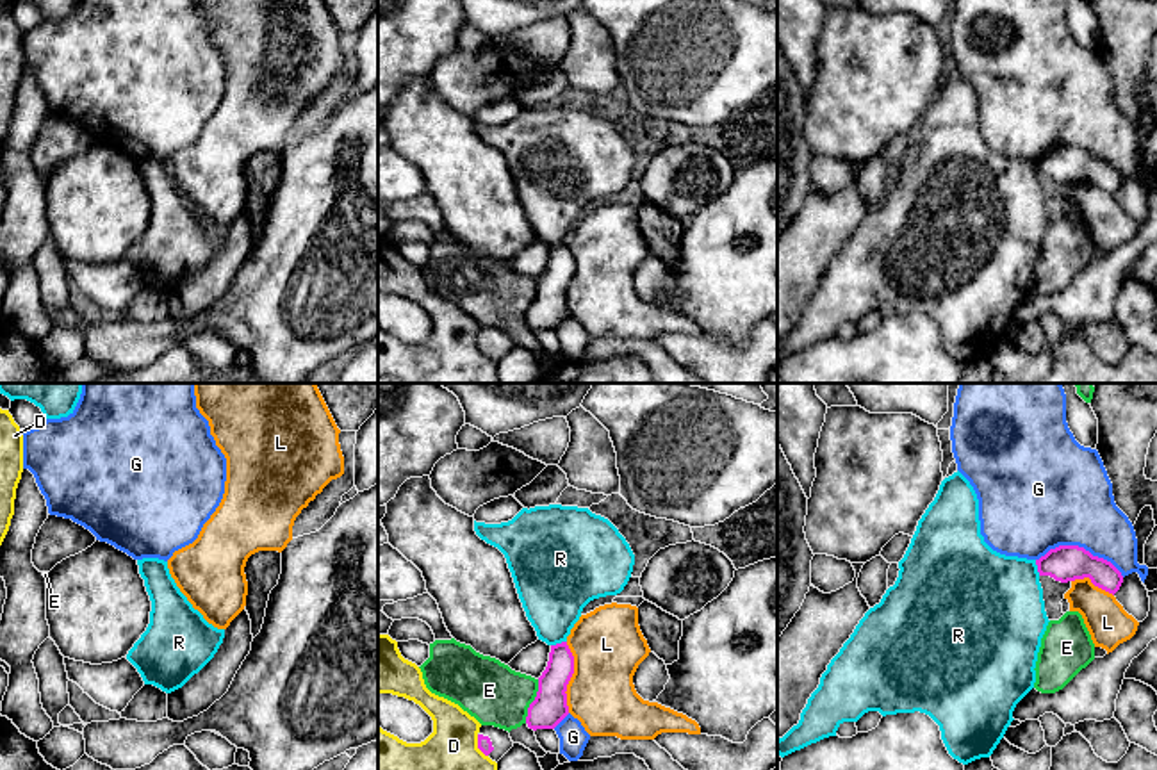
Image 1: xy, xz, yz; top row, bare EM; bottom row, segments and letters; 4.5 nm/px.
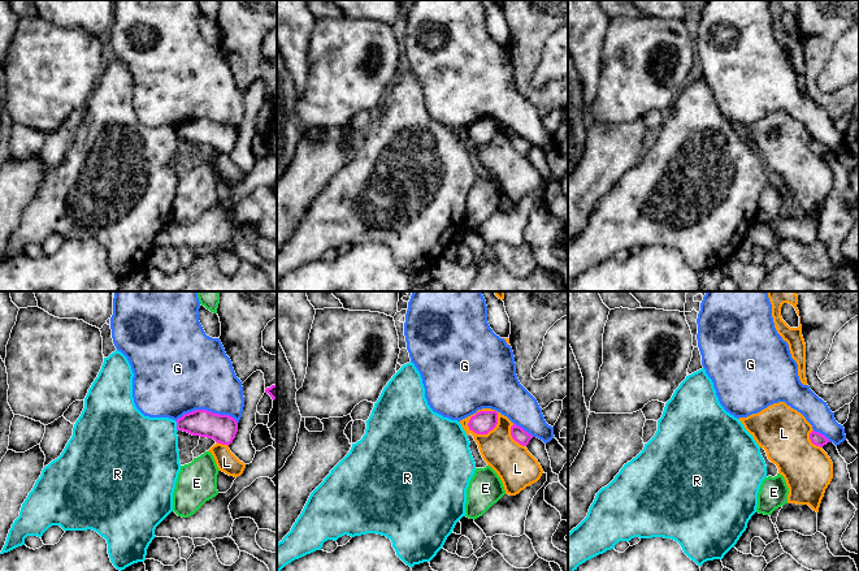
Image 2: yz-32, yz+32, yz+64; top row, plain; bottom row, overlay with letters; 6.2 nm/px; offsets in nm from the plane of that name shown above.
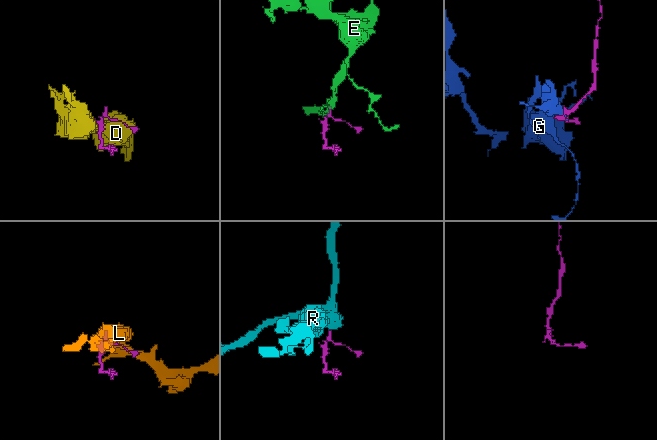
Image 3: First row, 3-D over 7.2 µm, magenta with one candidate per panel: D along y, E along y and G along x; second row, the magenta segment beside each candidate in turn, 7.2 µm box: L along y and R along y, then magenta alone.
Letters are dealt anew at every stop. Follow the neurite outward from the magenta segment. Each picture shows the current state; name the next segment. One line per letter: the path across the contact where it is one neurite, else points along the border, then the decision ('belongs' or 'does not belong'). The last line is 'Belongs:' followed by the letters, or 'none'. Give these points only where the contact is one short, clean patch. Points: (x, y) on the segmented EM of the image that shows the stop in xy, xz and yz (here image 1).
D: along xz (476, 735), (476, 745), (487, 756) | does not belong
E: does not belong
G: does not belong
L: does not belong
R: along xz (566, 640), (551, 646) | does not belong
Belongs: none

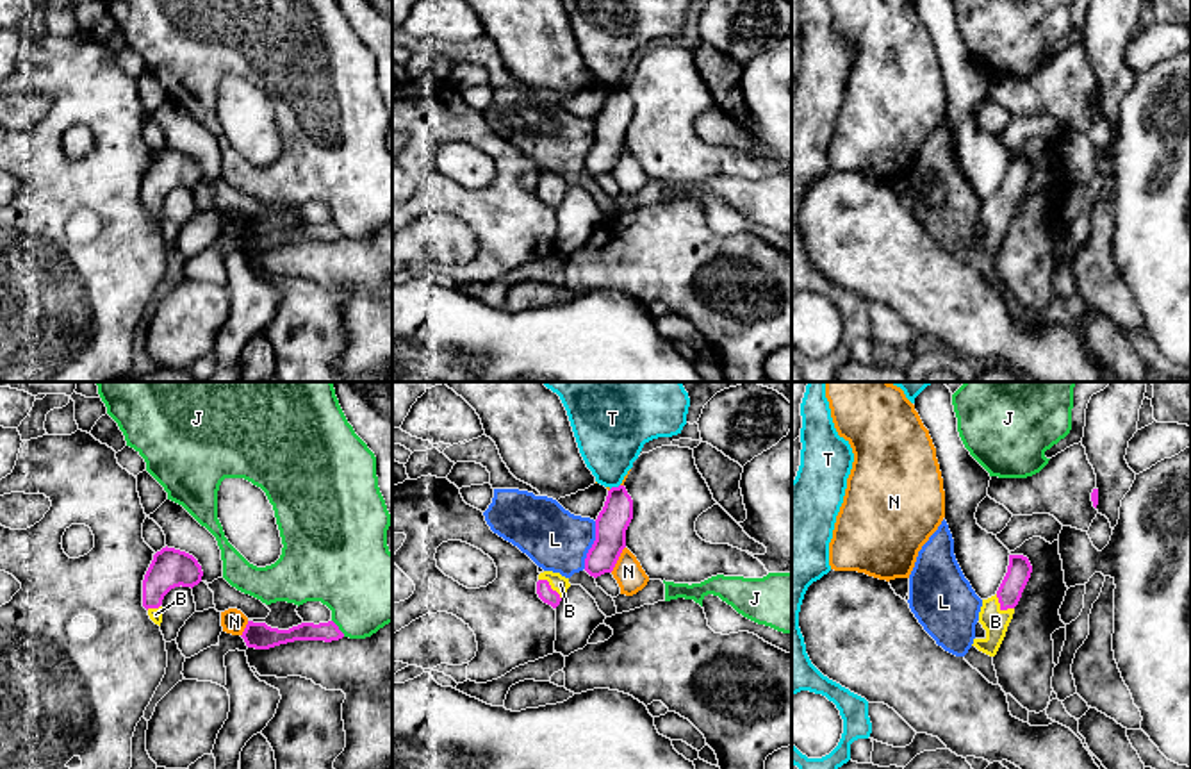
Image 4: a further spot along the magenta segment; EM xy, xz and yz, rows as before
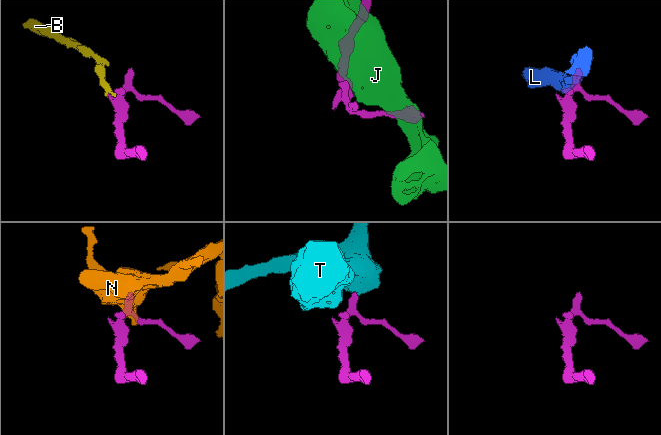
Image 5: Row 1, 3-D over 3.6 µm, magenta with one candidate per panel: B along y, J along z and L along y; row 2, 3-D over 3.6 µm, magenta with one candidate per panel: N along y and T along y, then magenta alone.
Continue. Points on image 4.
B: across yz (1018, 571), (1001, 607), (995, 621) | belongs
J: does not belong
L: does not belong
N: does not belong
T: along xz (619, 484), (610, 489) | does not belong
Belongs: B

